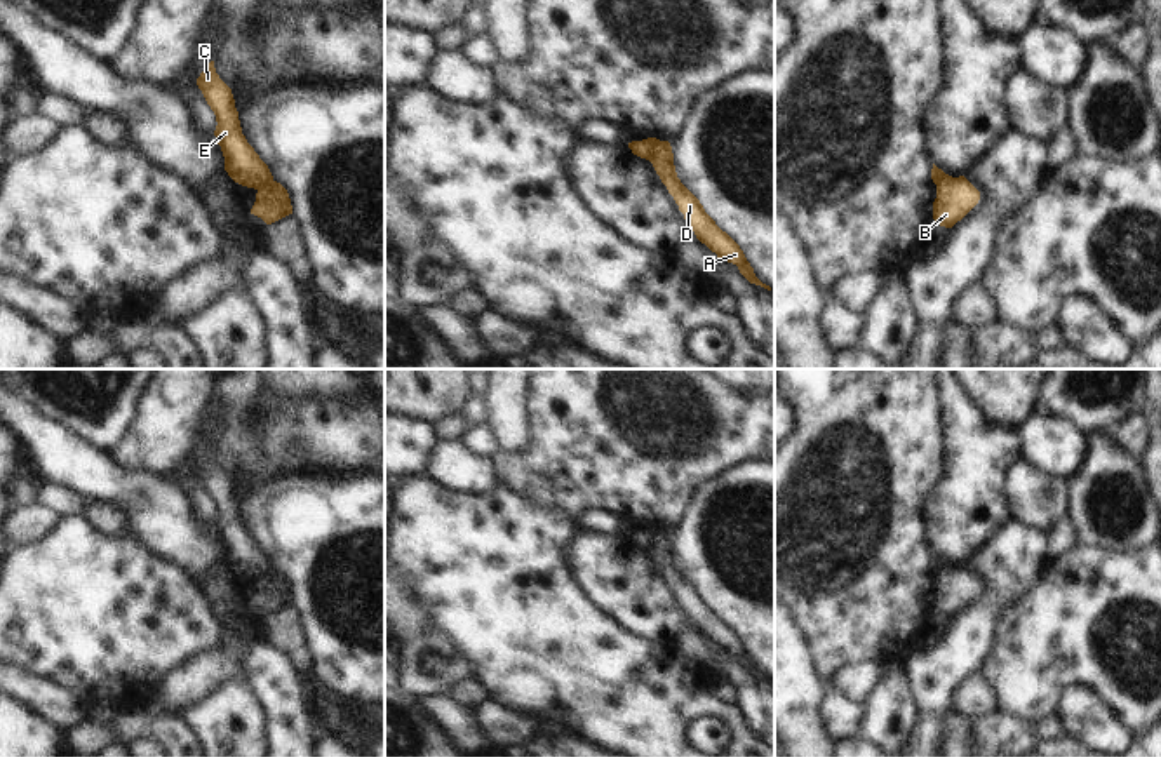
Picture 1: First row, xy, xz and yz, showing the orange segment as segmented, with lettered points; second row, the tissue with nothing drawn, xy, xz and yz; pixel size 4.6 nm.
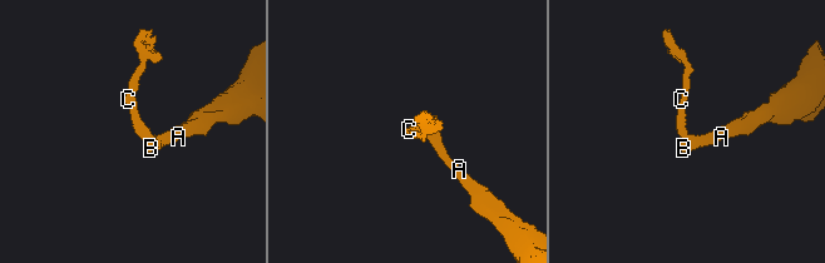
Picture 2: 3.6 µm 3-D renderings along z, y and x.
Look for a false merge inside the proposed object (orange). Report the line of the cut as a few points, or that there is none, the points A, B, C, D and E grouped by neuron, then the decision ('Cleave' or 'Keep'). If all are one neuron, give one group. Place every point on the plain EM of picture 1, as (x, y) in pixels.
Split along xz (660, 531), (648, 549). Groups: A B D / C E. Cleave

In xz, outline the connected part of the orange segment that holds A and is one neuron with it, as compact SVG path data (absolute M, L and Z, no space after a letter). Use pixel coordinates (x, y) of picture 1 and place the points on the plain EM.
M668 531L658 533L656 541L649 546L649 552L653 553L661 573L667 576L668 583L674 586L696 628L715 642L719 649L736 654L740 663L750 673L771 680L769 675L762 673L755 667L754 658L747 651L740 635L715 614L715 611L705 602L700 590L681 573L675 562L674 543Z

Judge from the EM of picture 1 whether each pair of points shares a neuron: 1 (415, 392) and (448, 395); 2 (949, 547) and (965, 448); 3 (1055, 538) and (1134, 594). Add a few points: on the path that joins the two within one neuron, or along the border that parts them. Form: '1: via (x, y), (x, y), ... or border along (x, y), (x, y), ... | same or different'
1: via (423, 392), (439, 392) | same
2: via (956, 522), (965, 510), (965, 472) | same
3: border along (1078, 545), (1059, 552), (1052, 559) | different

